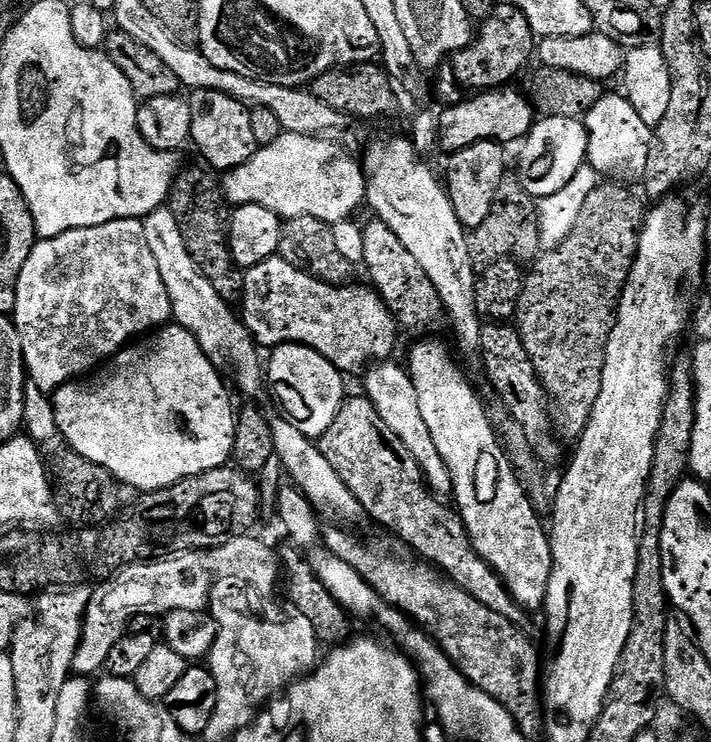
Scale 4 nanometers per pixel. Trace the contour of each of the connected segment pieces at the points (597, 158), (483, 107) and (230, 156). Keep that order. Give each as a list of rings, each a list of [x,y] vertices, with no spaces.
[[[618,92],[603,93],[584,117],[584,125],[588,134],[587,163],[603,179],[625,186],[634,186],[644,180],[653,129],[646,126],[644,118],[638,115],[634,106],[630,106],[626,96]]]
[[[505,86],[503,88],[494,88],[491,90],[480,90],[477,91],[475,94],[469,95],[472,96],[467,100],[467,98],[461,99],[459,102],[454,104],[449,104],[447,107],[445,107],[443,110],[444,113],[439,113],[438,116],[438,144],[439,147],[444,147],[446,152],[448,154],[451,154],[453,152],[461,152],[462,150],[466,150],[466,146],[474,146],[478,142],[486,142],[487,140],[495,140],[497,144],[502,144],[505,146],[511,146],[512,143],[523,141],[524,137],[527,136],[530,129],[532,129],[532,125],[534,123],[534,109],[532,107],[531,99],[527,95],[524,96],[520,92],[515,92],[515,87],[512,86]]]
[[[198,89],[187,97],[190,106],[190,140],[204,155],[203,163],[209,169],[223,174],[242,166],[258,147],[250,126],[250,108],[243,102],[218,90]]]

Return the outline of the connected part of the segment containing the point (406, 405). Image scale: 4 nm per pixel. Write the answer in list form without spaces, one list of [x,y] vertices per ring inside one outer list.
[[[380,362],[369,367],[363,377],[365,378],[363,391],[372,400],[378,414],[387,422],[388,428],[404,442],[406,448],[413,454],[413,458],[416,459],[424,473],[428,488],[438,496],[451,495],[452,475],[449,474],[449,468],[442,462],[441,455],[438,454],[434,440],[430,436],[430,430],[427,429],[426,422],[423,421],[422,414],[418,410],[418,394],[412,385],[412,377],[401,365],[399,368],[398,365],[392,363]]]

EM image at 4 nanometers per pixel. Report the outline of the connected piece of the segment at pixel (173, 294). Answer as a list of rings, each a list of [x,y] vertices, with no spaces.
[[[171,207],[155,208],[150,215],[143,217],[143,221],[146,242],[150,242],[150,254],[154,254],[154,262],[158,262],[158,274],[162,274],[162,282],[166,282],[166,294],[170,294],[175,323],[194,334],[194,338],[213,364],[220,366],[224,363],[232,371],[237,386],[246,395],[256,396],[263,388],[265,391],[266,368],[262,360],[260,364],[261,349],[248,333],[243,319],[237,313],[236,316],[232,313],[235,311],[228,301],[222,299],[214,286],[210,286],[202,270],[194,262],[190,250],[186,250],[182,230],[178,230],[178,222]]]

